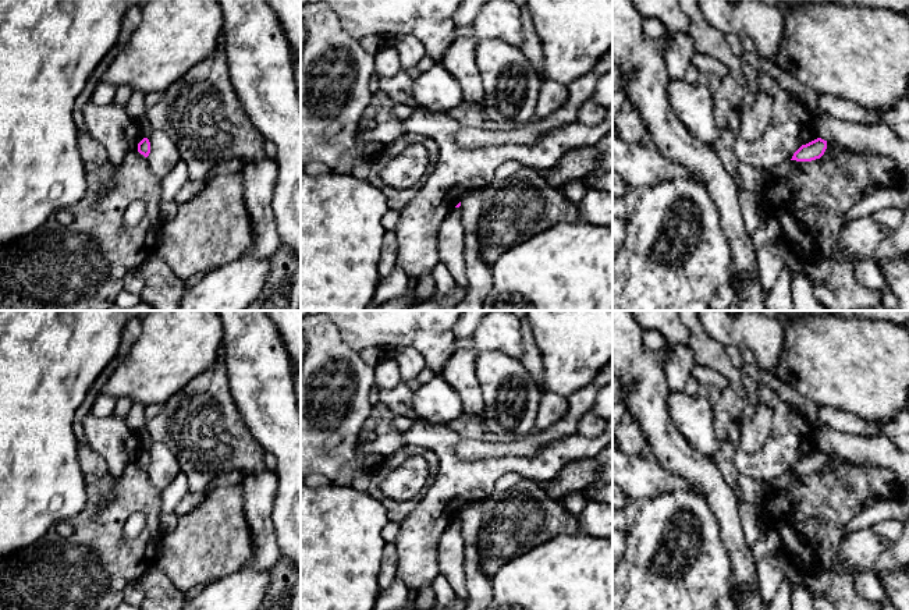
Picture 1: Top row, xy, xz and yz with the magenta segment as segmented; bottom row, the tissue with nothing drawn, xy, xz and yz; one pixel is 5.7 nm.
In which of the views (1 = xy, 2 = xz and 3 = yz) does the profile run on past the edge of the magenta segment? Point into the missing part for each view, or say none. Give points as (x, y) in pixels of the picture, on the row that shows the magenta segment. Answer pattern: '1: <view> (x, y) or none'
1: none
2: none
3: none

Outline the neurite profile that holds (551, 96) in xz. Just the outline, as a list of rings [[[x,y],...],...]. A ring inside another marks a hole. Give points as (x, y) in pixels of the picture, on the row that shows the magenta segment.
[[[543,81],[533,120],[544,118],[558,110],[568,99],[568,89],[553,81]]]

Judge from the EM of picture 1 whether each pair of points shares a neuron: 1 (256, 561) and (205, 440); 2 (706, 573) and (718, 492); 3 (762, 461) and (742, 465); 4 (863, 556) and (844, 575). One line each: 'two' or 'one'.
1: one
2: two
3: one
4: one

